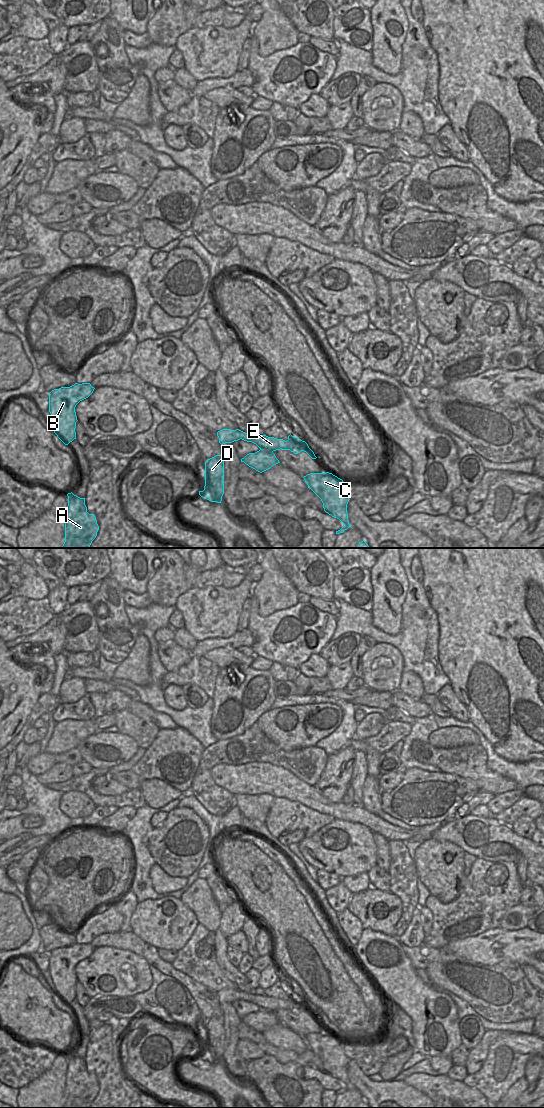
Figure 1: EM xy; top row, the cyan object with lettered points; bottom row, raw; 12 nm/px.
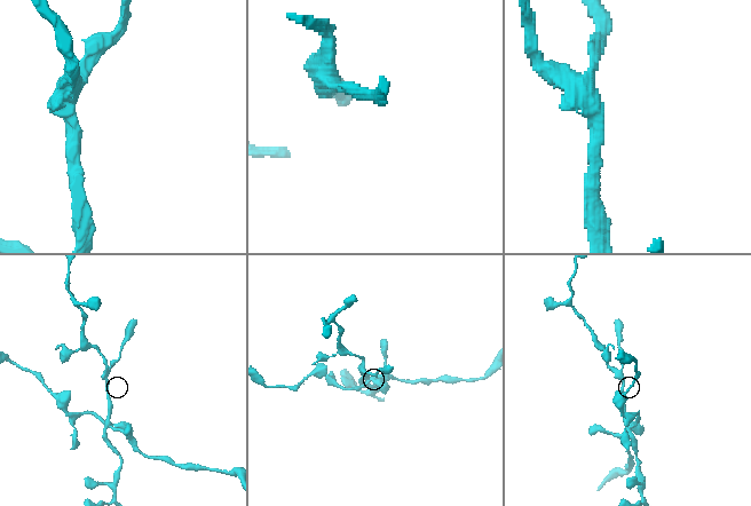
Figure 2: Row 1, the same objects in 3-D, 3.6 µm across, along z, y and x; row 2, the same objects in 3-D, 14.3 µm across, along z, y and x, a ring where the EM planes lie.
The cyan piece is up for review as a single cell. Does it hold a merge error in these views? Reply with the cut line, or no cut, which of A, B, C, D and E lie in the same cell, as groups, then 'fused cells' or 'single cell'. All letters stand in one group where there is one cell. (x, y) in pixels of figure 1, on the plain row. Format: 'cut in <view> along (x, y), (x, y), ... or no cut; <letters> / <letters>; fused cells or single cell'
cut in xy along (260, 1009), (272, 1012); A B C / D E; fused cells

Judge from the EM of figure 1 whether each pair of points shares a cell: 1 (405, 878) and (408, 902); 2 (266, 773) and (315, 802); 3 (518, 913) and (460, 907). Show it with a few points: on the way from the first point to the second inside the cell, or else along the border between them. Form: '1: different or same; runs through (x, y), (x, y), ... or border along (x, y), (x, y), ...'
1: same; runs through (405, 884), (408, 896)
2: same; runs through (278, 782), (303, 794)
3: different; border along (519, 902), (504, 914), (498, 926)

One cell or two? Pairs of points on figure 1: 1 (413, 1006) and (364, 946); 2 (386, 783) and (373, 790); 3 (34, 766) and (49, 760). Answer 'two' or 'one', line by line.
1: one
2: two
3: one

